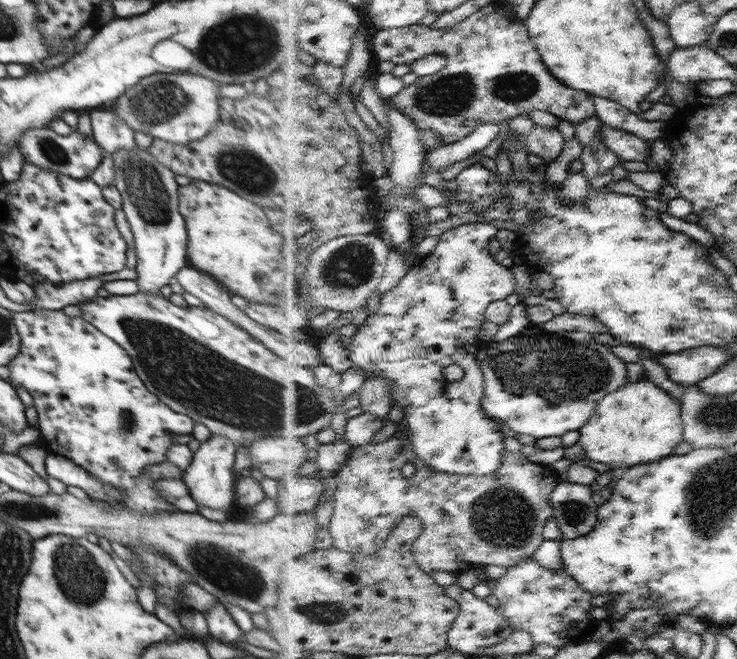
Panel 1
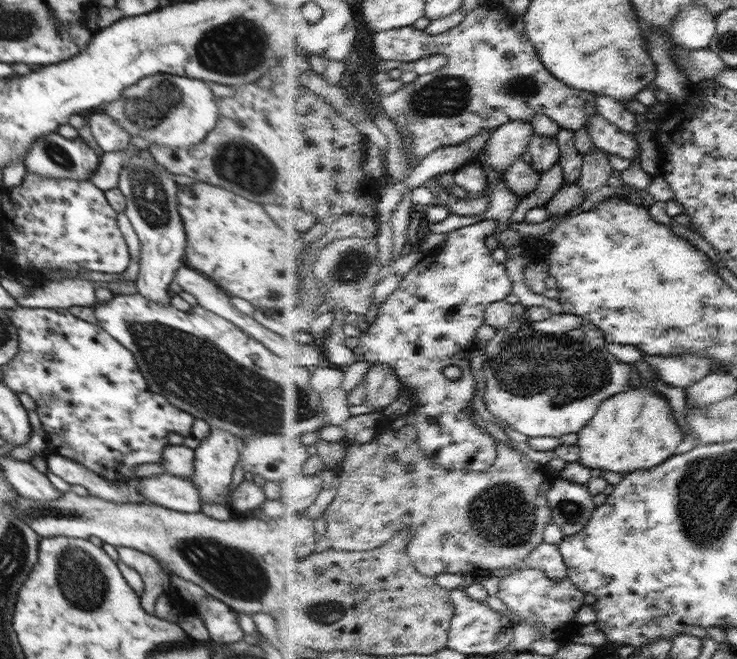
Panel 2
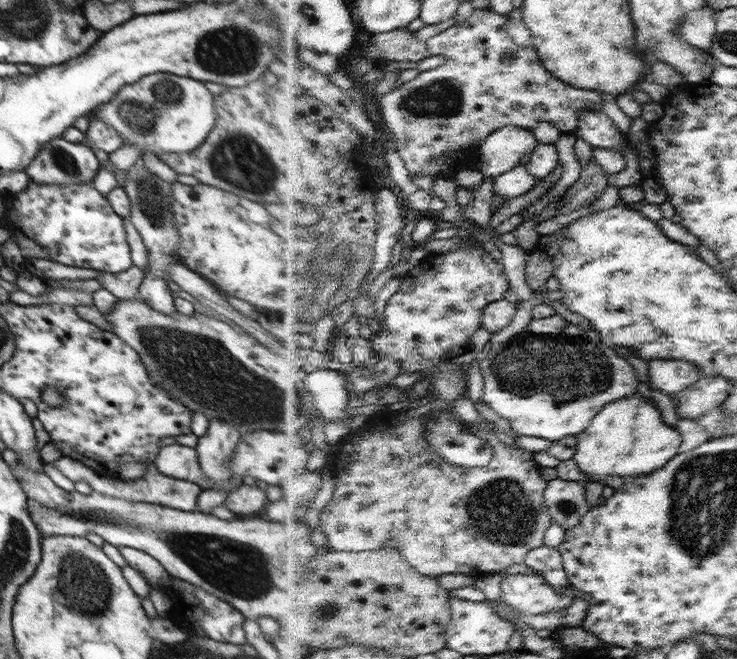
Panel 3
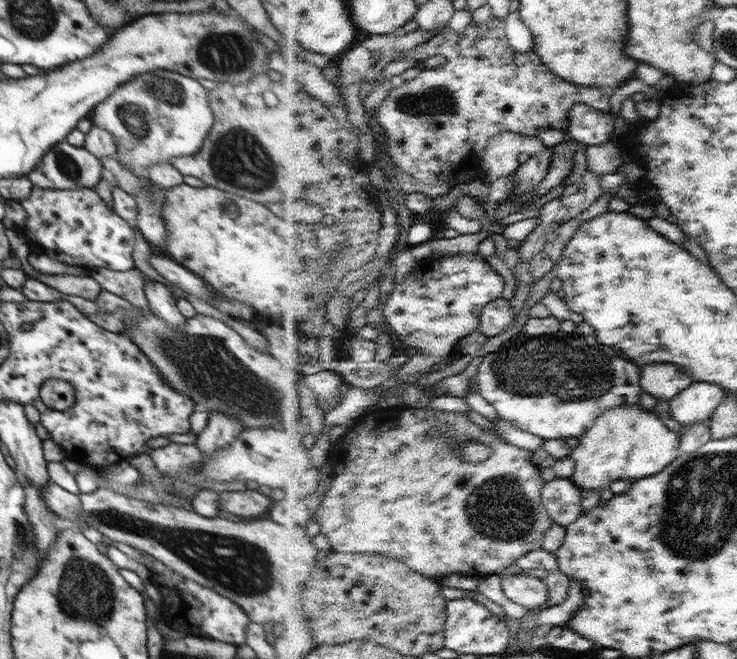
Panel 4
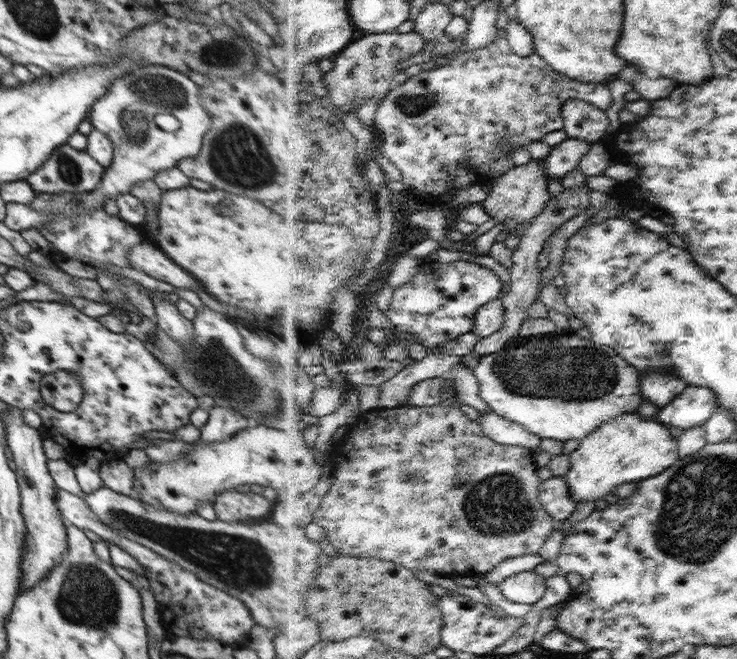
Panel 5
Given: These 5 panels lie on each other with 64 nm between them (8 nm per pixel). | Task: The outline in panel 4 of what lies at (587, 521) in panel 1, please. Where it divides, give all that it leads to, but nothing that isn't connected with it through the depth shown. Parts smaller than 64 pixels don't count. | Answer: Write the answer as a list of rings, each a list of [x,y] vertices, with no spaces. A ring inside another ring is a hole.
[[[556,477],[543,488],[543,501],[555,524],[570,526],[584,515],[584,490],[573,479]]]

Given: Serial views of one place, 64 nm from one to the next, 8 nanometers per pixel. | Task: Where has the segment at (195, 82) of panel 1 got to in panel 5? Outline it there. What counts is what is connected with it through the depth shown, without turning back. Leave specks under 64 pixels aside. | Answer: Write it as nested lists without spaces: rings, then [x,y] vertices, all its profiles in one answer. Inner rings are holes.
[[[160,65],[136,67],[112,80],[107,93],[91,106],[88,121],[112,141],[113,159],[98,186],[79,200],[83,210],[103,208],[107,198],[129,193],[137,182],[153,180],[157,172],[174,168],[182,159],[192,159],[200,152],[212,119],[199,101],[199,88],[187,75]],[[158,114],[172,114],[178,120],[178,130],[162,130],[154,122]]]

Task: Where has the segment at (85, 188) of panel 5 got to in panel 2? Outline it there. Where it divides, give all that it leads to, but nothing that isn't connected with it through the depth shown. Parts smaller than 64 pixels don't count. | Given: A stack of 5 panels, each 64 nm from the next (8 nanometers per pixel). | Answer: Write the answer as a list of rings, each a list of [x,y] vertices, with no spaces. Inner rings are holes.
[[[56,132],[33,142],[31,149],[26,153],[24,163],[27,172],[39,174],[44,178],[71,178],[78,181],[89,180],[99,167],[100,158],[80,137],[64,138]]]

